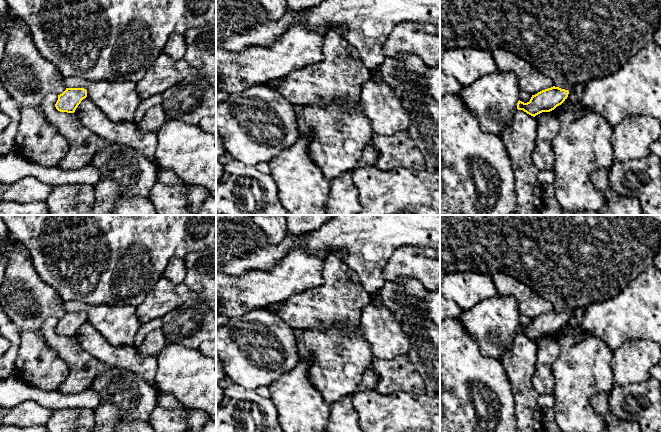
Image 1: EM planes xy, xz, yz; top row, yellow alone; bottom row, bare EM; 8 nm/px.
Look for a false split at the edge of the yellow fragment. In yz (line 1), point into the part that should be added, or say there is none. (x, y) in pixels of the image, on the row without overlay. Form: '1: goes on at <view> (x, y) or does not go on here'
1: goes on at yz (570, 260)

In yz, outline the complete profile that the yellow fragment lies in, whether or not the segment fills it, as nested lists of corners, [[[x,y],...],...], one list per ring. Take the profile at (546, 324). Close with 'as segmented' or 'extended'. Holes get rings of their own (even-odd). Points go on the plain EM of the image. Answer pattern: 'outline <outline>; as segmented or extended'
outline [[[440,215],[440,276],[452,272],[474,272],[475,269],[490,276],[502,272],[523,282],[554,306],[553,311],[532,319],[529,326],[518,325],[517,333],[533,341],[542,336],[550,336],[561,329],[567,323],[569,315],[580,305],[591,305],[616,297],[647,269],[660,246],[661,215]]]; extended

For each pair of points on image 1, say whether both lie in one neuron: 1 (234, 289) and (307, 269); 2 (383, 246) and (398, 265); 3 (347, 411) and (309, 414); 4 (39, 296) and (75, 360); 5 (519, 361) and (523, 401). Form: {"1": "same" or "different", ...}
{"1": "same", "2": "different", "3": "different", "4": "different", "5": "same"}

